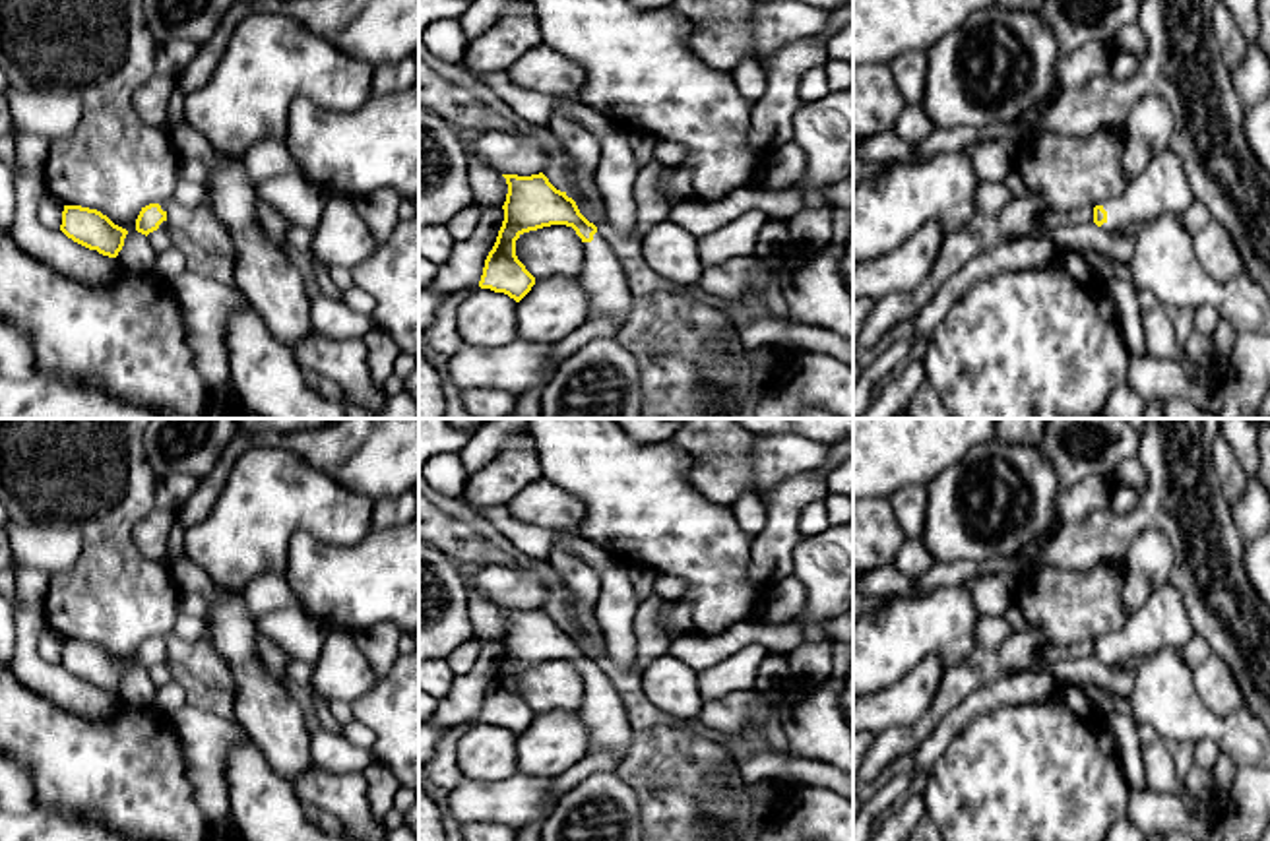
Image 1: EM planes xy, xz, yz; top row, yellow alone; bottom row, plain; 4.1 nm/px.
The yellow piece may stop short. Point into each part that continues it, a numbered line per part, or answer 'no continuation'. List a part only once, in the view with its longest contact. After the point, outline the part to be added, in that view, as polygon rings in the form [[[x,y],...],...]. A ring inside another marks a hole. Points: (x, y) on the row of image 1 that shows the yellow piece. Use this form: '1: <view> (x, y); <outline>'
1: yz (1162, 188); [[[1165,149],[1158,153],[1146,171],[1128,182],[1125,192],[1103,205],[1109,233],[1125,227],[1138,229],[1163,213],[1181,213],[1194,202],[1181,157]]]

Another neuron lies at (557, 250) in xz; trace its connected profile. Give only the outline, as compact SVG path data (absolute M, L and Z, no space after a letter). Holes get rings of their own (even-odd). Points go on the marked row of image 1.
M551 225L520 234L516 256L535 281L547 277L580 277L584 242L572 227Z

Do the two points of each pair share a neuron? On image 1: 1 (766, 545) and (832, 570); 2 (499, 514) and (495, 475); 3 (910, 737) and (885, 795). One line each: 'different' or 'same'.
1: different
2: different
3: different

